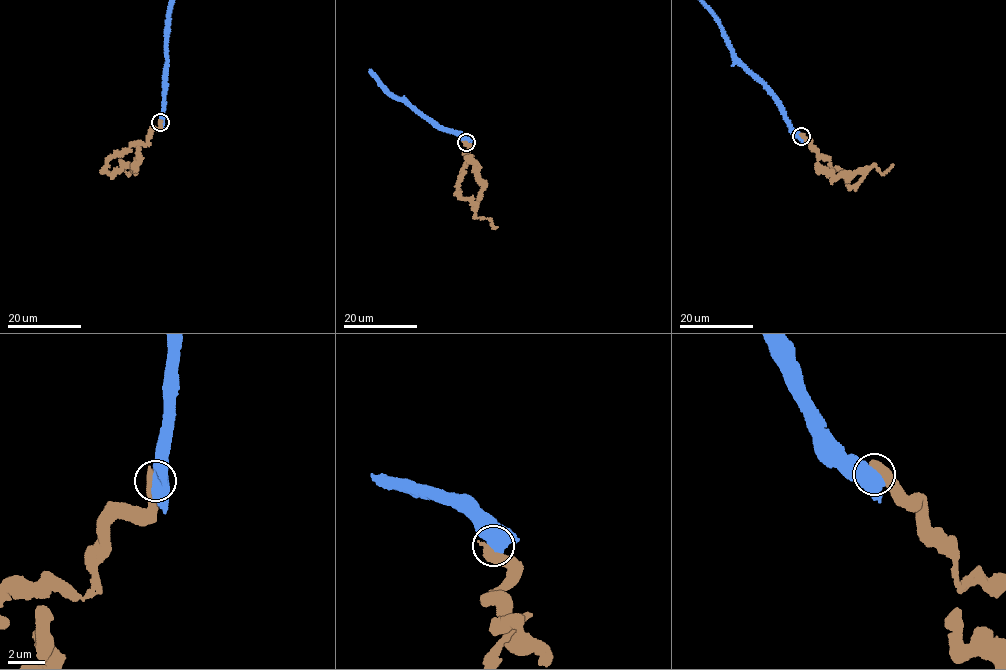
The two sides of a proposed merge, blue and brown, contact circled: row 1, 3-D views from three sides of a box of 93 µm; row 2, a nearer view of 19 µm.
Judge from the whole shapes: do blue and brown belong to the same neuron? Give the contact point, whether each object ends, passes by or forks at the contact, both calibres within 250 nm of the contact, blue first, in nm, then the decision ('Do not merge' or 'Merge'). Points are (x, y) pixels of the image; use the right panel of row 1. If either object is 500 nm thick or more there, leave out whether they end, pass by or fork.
Place: (801, 136). Thickness 800 nm (blue) against 650 nm. Do not merge

